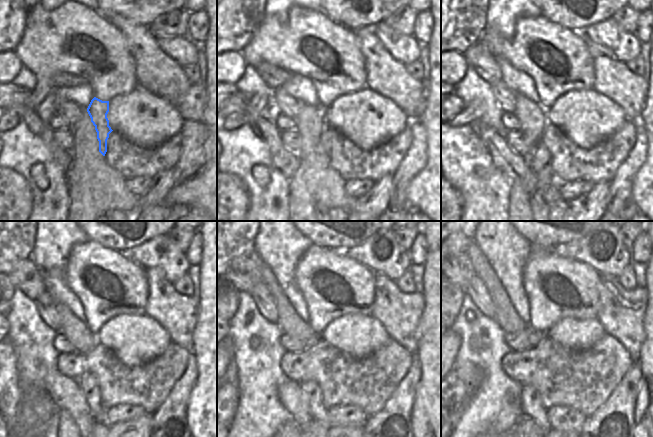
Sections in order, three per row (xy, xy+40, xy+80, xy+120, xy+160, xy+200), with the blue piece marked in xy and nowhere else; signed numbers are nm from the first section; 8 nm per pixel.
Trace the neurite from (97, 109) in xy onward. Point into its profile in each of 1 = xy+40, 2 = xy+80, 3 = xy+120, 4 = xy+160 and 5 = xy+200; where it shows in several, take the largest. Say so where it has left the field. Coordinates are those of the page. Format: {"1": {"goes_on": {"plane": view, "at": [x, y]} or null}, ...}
{"1": {"goes_on": {"plane": "xy+40", "at": [322, 153]}}, "2": {"goes_on": {"plane": "xy+80", "at": [538, 158]}}, "3": {"goes_on": {"plane": "xy+120", "at": [88, 383]}}, "4": {"goes_on": {"plane": "xy+160", "at": [312, 389]}}, "5": {"goes_on": {"plane": "xy+200", "at": [531, 402]}}}

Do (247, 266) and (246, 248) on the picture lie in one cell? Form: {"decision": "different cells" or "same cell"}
{"decision": "different cells"}

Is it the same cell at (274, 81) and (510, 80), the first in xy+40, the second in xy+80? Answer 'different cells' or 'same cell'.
different cells

